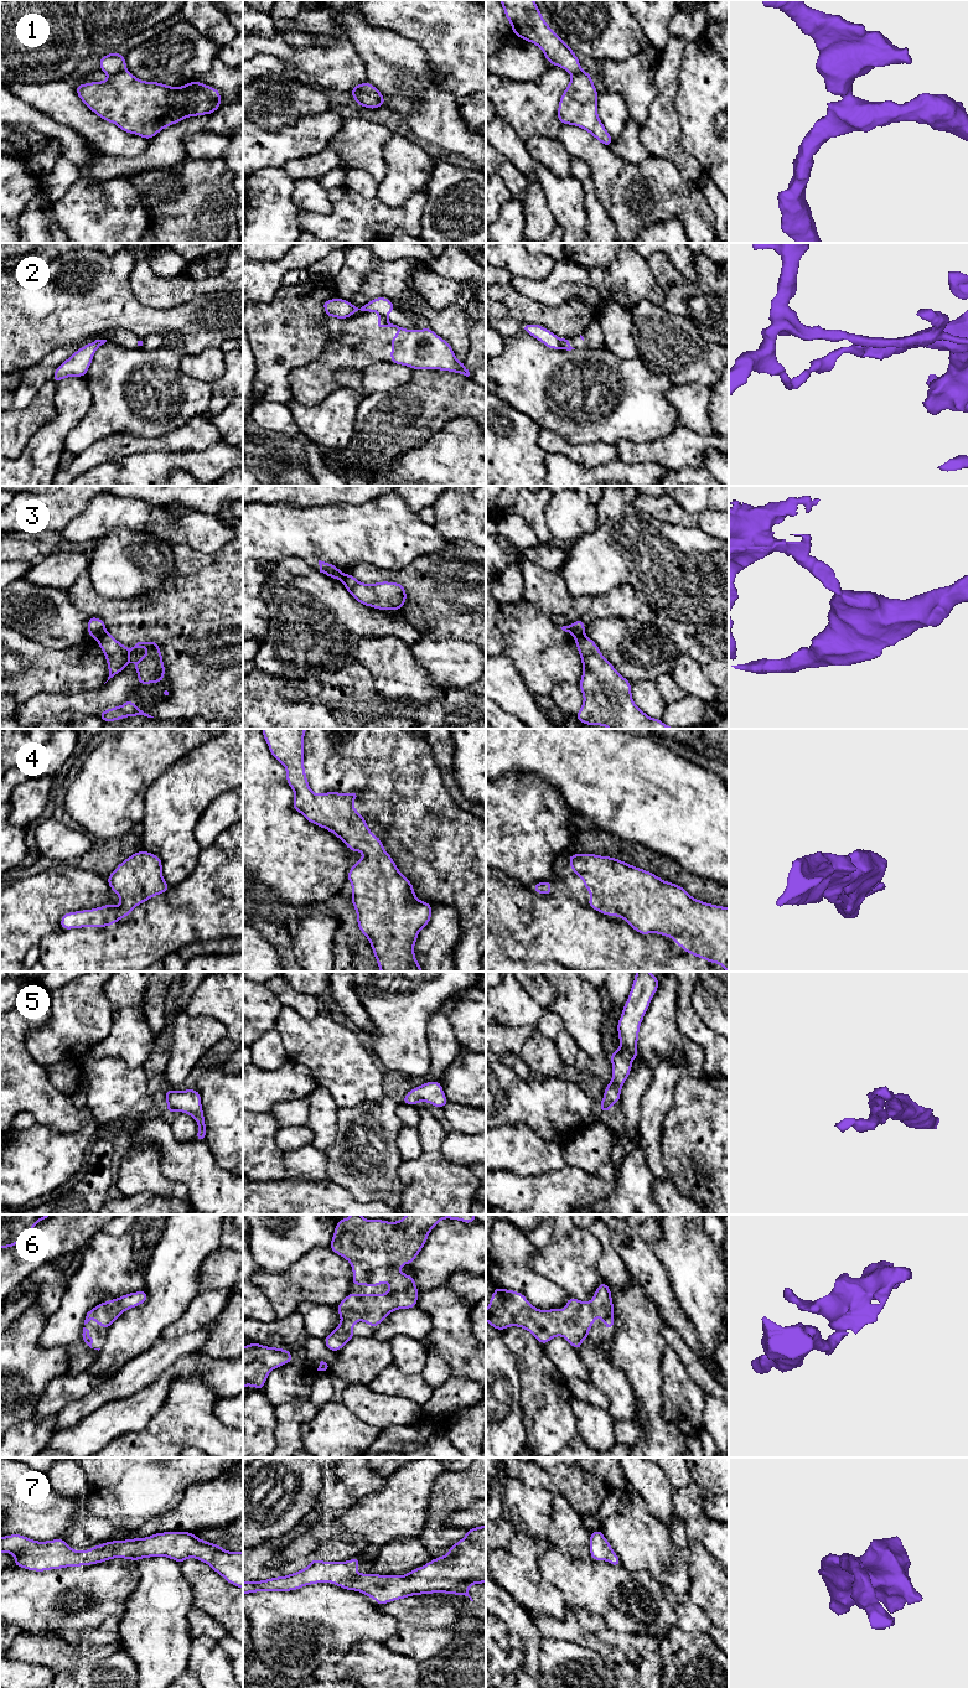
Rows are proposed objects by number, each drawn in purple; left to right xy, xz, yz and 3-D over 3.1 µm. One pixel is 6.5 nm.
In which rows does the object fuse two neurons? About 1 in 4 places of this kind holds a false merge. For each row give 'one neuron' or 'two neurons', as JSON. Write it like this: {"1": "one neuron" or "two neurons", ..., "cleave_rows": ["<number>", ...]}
{"1": "two neurons", "2": "one neuron", "3": "two neurons", "4": "one neuron", "5": "one neuron", "6": "one neuron", "7": "one neuron", "cleave_rows": ["1", "3"]}

